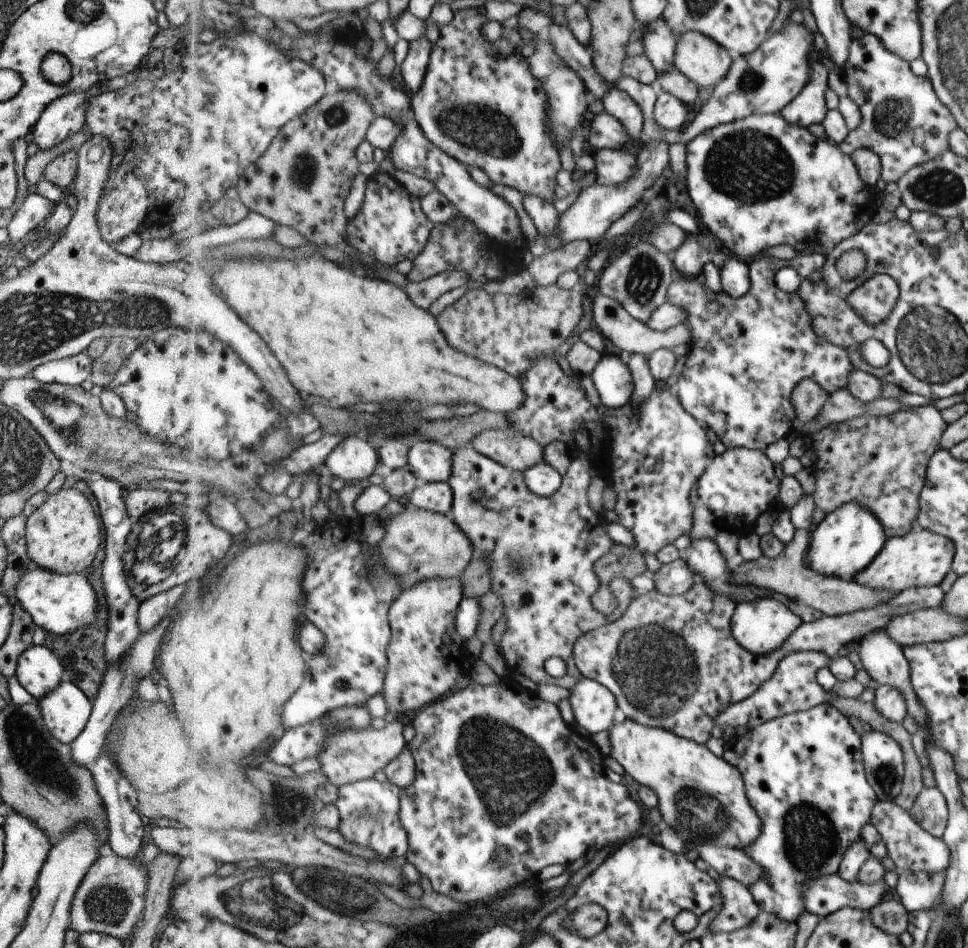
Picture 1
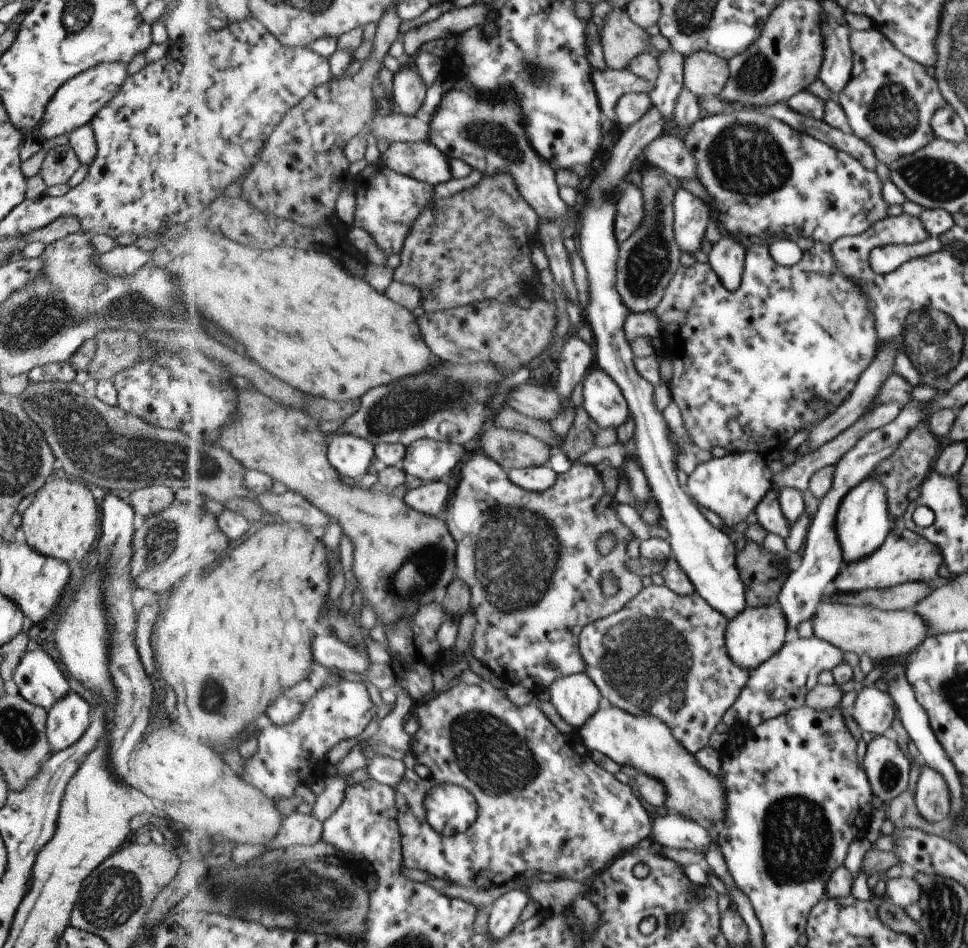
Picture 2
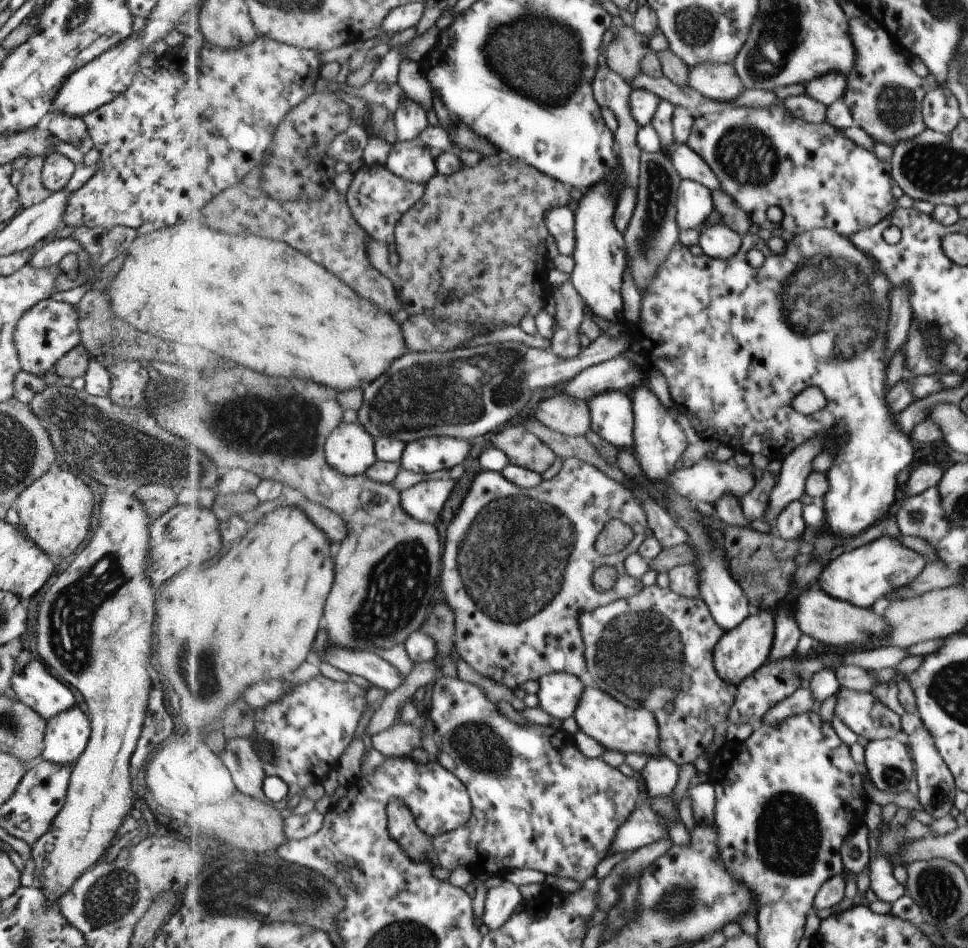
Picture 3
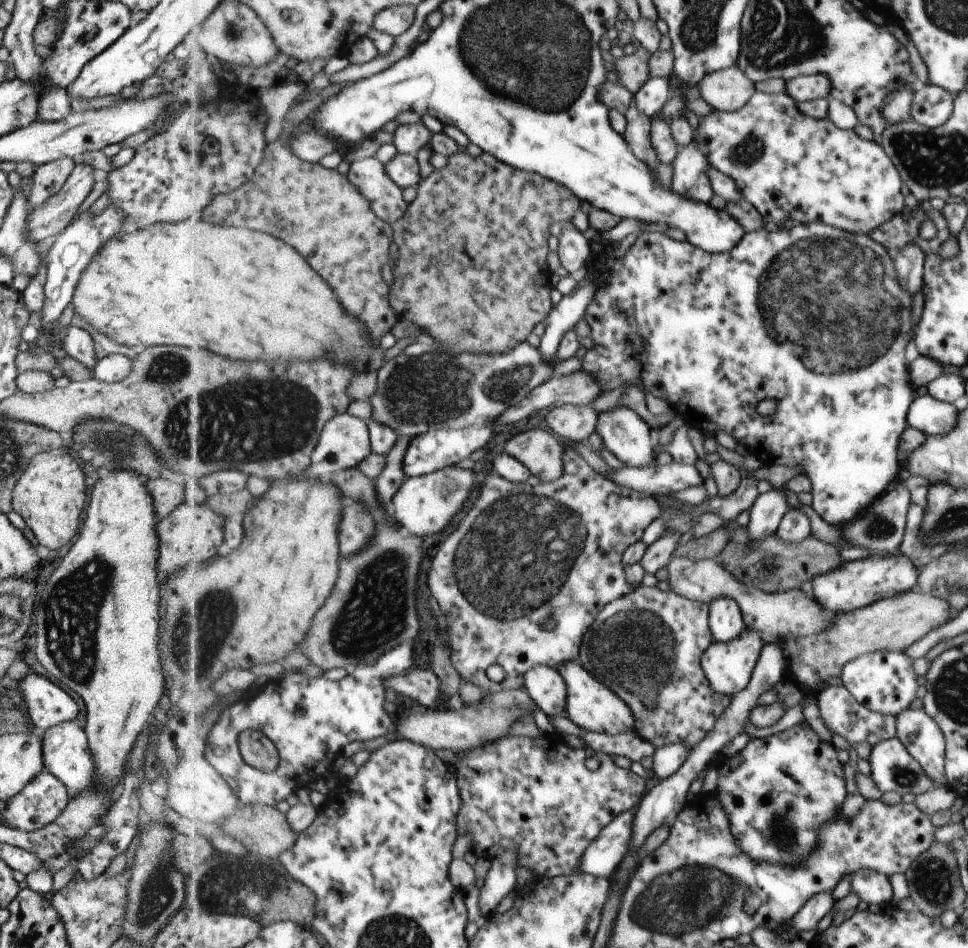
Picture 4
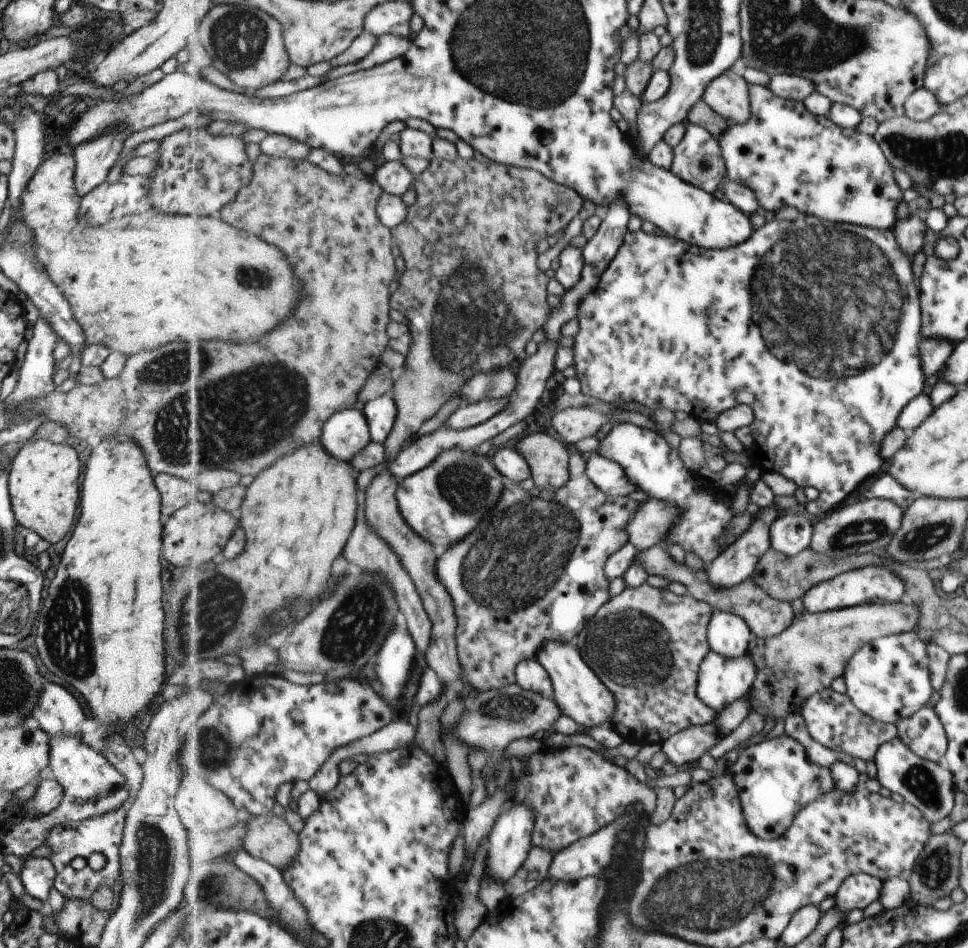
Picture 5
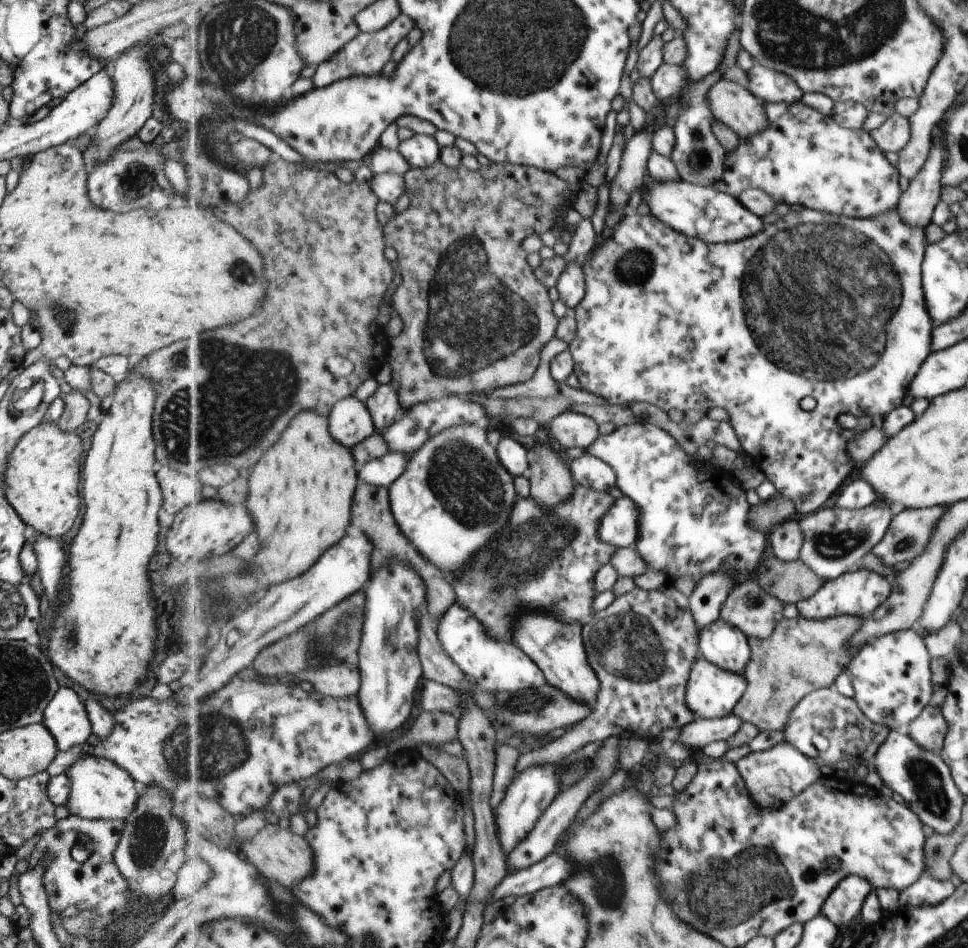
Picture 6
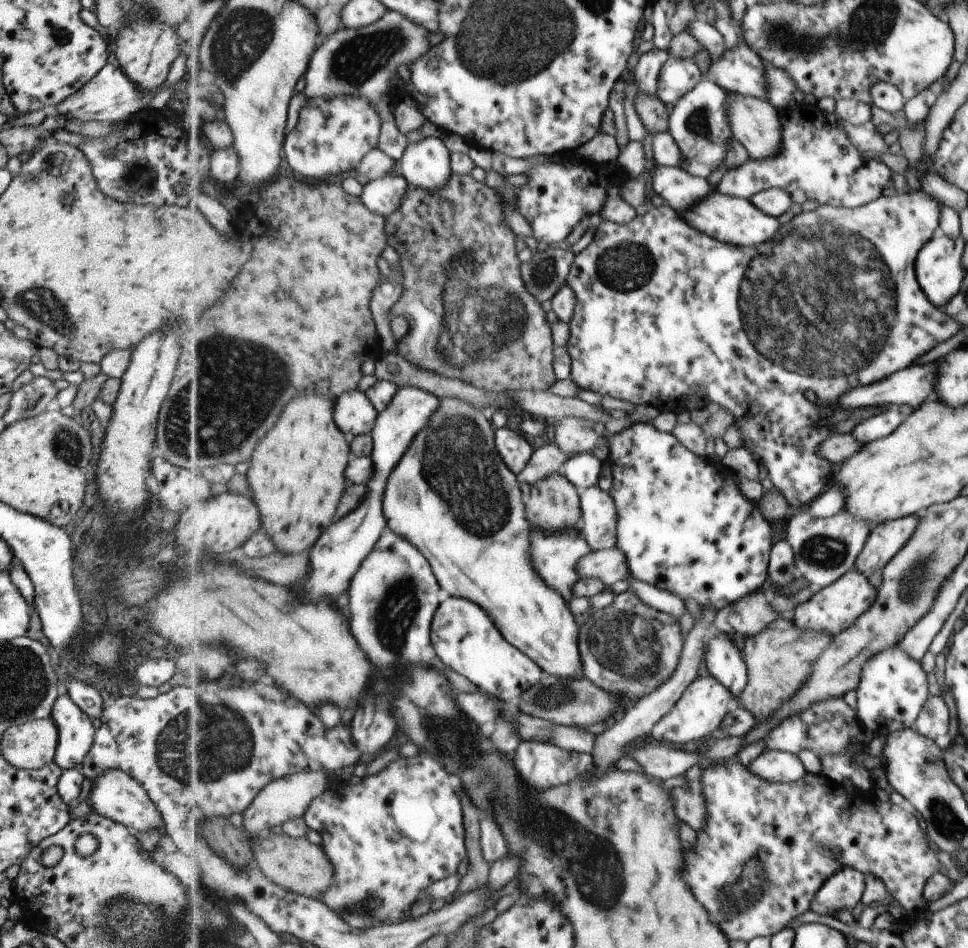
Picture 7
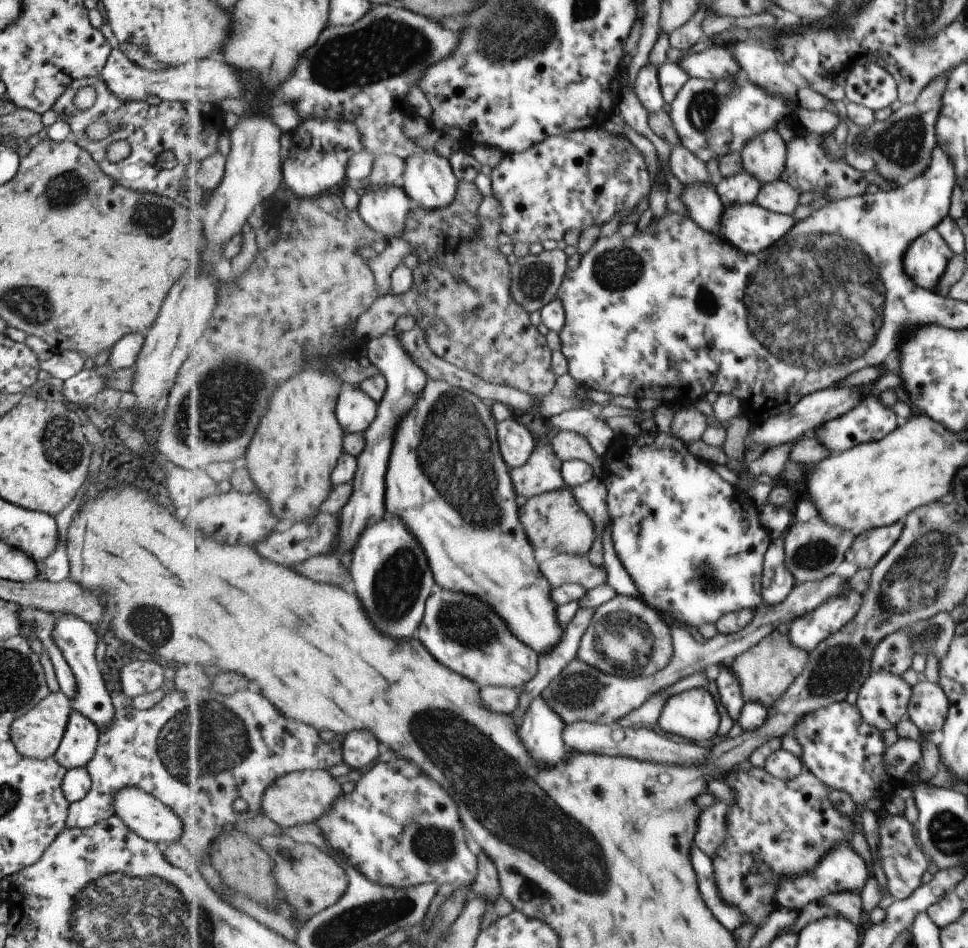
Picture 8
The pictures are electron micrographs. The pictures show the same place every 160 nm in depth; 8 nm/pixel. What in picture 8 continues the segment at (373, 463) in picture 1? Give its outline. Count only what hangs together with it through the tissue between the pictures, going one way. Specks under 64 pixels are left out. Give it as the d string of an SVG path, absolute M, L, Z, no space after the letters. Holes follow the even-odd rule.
M343 383L336 415L348 433L364 433L376 422L380 405L363 388L355 388L351 383Z

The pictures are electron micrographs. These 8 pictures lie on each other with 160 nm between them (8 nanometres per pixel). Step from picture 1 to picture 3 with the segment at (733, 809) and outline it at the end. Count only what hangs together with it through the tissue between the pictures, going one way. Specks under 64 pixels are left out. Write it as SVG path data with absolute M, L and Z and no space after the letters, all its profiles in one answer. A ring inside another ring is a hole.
M595 684L587 686L574 718L579 730L586 732L592 742L601 743L607 750L617 750L625 755L637 752L645 754L648 758L663 754L657 715L646 708L629 708Z

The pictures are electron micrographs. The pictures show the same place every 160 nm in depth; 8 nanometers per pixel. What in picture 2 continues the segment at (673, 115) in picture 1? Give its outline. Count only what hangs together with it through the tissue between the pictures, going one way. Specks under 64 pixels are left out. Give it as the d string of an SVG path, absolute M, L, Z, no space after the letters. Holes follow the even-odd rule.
M652 107L648 115L633 126L625 127L619 141L615 144L611 158L603 172L594 174L587 187L583 209L578 215L577 233L580 236L579 252L587 268L590 281L590 306L587 310L589 323L596 337L596 366L605 370L624 390L633 420L635 420L635 445L633 452L639 458L639 464L648 477L653 497L660 505L665 529L670 535L672 553L676 562L689 576L698 593L712 608L725 614L729 620L736 619L747 608L747 585L741 580L735 556L737 548L725 532L717 530L695 506L693 498L683 490L677 478L677 444L673 432L665 422L661 408L655 400L656 388L637 371L636 357L626 337L626 320L631 313L621 299L616 288L617 264L620 259L619 238L616 236L616 218L618 192L629 181L629 174L635 160L639 158L651 142L665 132L668 120L660 109Z

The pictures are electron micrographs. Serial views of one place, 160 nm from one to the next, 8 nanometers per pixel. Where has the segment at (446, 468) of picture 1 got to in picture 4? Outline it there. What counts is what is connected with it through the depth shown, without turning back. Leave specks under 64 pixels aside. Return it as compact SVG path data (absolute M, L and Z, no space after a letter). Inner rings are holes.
M467 427L459 430L443 429L415 437L409 444L404 458L404 469L407 477L422 477L459 464L461 460L469 458L473 452L481 450L487 442L492 441L492 427Z

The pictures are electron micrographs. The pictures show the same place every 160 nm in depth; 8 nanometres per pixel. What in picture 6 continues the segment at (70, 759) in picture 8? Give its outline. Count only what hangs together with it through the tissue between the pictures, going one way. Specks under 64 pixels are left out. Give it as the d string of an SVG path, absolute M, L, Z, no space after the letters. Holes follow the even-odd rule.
M63 686L58 687L45 705L42 725L61 751L84 743L92 733L85 705L71 688Z

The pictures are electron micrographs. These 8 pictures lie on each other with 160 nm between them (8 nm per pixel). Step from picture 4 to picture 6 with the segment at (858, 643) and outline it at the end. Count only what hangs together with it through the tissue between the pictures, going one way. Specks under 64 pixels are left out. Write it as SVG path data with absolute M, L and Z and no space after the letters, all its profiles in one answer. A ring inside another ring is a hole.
M798 614L779 622L768 639L749 637L752 659L744 670L748 690L733 713L742 721L756 724L761 731L784 730L800 700L816 690L833 687L841 672L848 673L847 668L858 651L850 643L863 621L853 615L809 620Z

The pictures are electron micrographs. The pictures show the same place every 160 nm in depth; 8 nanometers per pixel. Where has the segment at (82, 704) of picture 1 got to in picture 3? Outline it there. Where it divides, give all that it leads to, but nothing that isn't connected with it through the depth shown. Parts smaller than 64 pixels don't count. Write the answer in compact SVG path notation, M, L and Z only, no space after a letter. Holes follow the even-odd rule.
M73 705L46 720L40 760L73 765L90 735L90 724L83 712Z

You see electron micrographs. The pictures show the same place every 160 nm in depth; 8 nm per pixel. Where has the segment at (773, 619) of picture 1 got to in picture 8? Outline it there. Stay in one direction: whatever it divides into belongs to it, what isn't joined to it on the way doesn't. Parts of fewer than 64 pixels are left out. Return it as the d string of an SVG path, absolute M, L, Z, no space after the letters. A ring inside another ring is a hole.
M695 687L670 697L663 706L657 723L660 730L667 734L677 734L681 738L691 740L692 743L707 742L711 738L717 738L721 714L713 694L707 687Z

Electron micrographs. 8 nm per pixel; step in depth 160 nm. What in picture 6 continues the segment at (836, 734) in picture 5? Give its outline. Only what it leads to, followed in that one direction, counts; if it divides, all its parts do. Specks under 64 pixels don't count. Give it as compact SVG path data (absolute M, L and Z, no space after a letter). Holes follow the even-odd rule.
M834 687L809 693L792 712L784 731L789 741L801 752L826 764L843 762L865 764L885 740L890 728L872 723L856 705L853 697L839 694Z

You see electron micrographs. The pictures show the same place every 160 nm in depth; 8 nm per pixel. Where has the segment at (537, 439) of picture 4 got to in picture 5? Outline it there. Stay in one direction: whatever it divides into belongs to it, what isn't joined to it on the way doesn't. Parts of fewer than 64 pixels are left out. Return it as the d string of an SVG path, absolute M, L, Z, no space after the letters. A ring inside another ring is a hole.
M544 433L523 437L515 448L528 460L535 486L555 491L570 479L572 448Z

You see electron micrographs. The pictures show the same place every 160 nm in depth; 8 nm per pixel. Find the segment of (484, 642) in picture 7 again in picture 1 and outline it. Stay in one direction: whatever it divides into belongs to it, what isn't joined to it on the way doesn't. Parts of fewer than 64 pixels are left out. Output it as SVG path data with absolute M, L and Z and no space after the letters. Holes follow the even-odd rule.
M584 677L568 691L574 720L588 734L607 731L621 718L615 694L597 680Z

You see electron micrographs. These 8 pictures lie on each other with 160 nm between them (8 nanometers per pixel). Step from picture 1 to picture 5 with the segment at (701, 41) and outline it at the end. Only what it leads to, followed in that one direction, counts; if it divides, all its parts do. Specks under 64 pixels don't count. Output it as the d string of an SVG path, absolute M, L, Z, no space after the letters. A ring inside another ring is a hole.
M724 72L709 83L703 99L729 122L743 124L752 118L750 82L744 75Z

